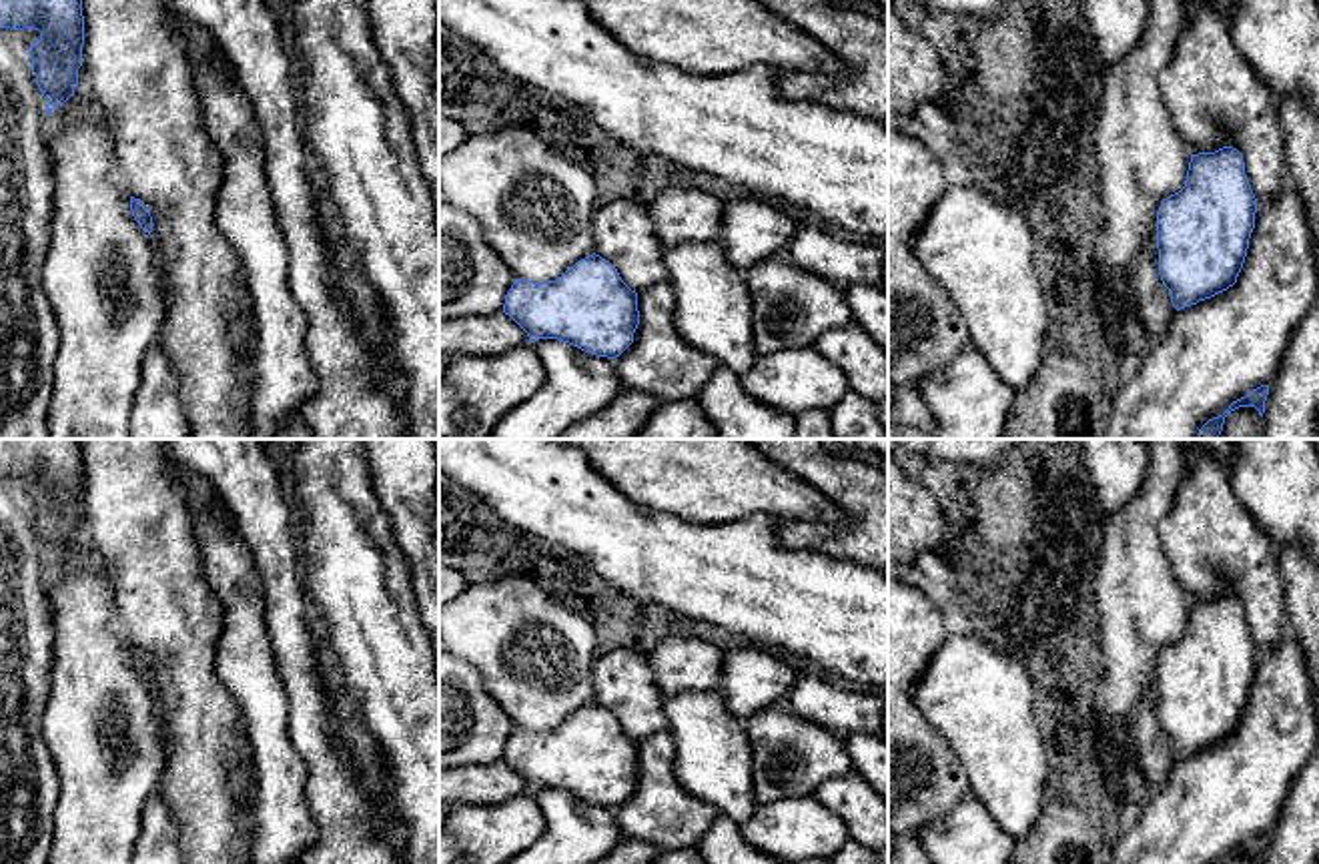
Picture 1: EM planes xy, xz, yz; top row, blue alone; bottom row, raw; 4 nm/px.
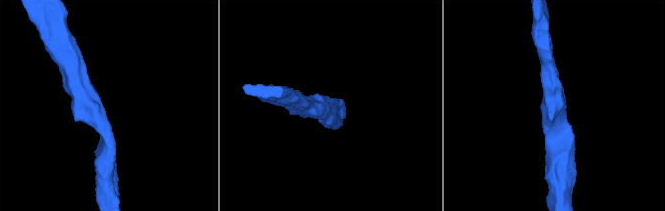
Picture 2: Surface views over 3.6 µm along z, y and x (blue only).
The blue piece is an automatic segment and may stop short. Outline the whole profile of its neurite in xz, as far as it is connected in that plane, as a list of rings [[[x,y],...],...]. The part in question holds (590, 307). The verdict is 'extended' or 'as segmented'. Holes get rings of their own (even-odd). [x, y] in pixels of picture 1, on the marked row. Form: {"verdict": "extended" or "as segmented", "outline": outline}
{"verdict": "as segmented", "outline": [[[595,253],[555,281],[515,279],[503,313],[527,333],[529,343],[557,339],[607,359],[633,343],[639,325],[637,293]]]}

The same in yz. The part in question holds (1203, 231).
{"verdict": "as segmented", "outline": [[[1237,148],[1191,154],[1185,186],[1157,212],[1159,275],[1177,311],[1237,283],[1255,212]]]}

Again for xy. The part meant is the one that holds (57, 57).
{"verdict": "as segmented", "outline": [[[0,0],[0,28],[34,28],[40,38],[30,44],[32,72],[46,104],[46,116],[64,104],[78,86],[78,68],[82,66],[84,16],[82,0]]]}

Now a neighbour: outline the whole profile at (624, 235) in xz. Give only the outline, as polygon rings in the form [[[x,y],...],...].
[[[631,200],[597,204],[593,214],[595,255],[609,261],[635,293],[670,281],[666,247],[657,239],[645,206]]]

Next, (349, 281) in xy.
[[[329,210],[327,217],[327,231],[331,235],[335,287],[353,313],[363,345],[391,371],[391,355],[383,339],[383,307],[371,285],[365,281],[357,255],[341,239],[339,219],[333,210]]]

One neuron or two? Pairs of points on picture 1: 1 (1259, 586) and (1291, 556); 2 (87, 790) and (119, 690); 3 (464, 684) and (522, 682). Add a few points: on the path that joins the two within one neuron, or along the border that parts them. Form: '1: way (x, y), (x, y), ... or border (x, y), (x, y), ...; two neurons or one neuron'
1: border (1275, 548), (1285, 614); two neurons
2: way (105, 766), (105, 714); one neuron
3: border (460, 658), (478, 672), (486, 692), (514, 720); two neurons

